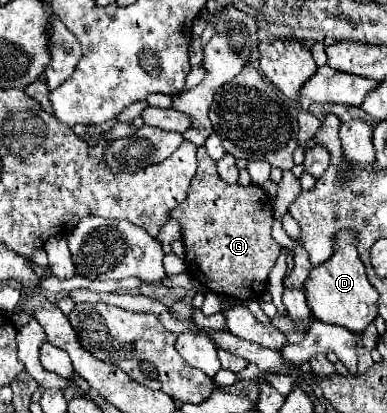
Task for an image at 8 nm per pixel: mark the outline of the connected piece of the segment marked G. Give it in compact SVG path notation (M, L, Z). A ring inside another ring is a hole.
M197 147L197 175L193 177L189 185L189 197L187 203L177 205L171 211L171 217L181 223L183 233L183 245L185 245L185 261L187 271L209 291L225 297L235 299L257 299L265 291L265 281L275 265L277 257L281 255L281 247L271 237L271 225L273 225L273 207L269 195L259 185L229 185L225 183L219 173L215 171L215 161L207 155L205 147Z

